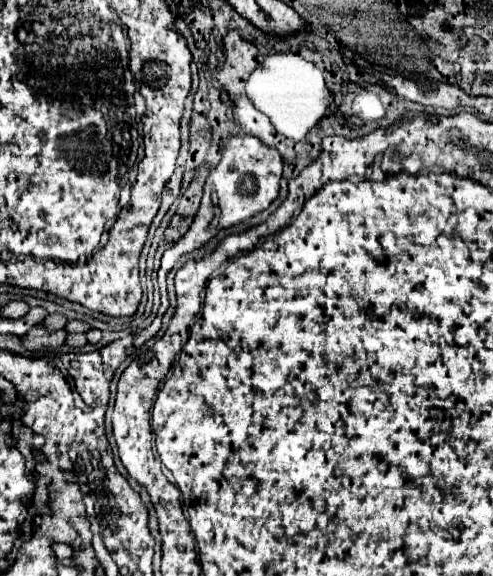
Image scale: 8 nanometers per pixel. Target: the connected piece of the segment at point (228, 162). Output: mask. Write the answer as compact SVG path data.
M229 136L223 146L221 162L211 170L207 176L205 188L203 188L203 202L201 208L195 214L195 220L187 234L173 246L166 250L161 258L161 265L157 272L161 305L160 310L152 322L155 325L155 334L161 329L162 317L170 307L167 292L167 275L177 262L177 258L185 252L191 252L195 248L201 248L205 242L209 242L221 228L229 228L237 222L243 222L251 218L253 214L265 210L279 194L279 180L283 170L283 158L275 148L269 148L255 136Z

